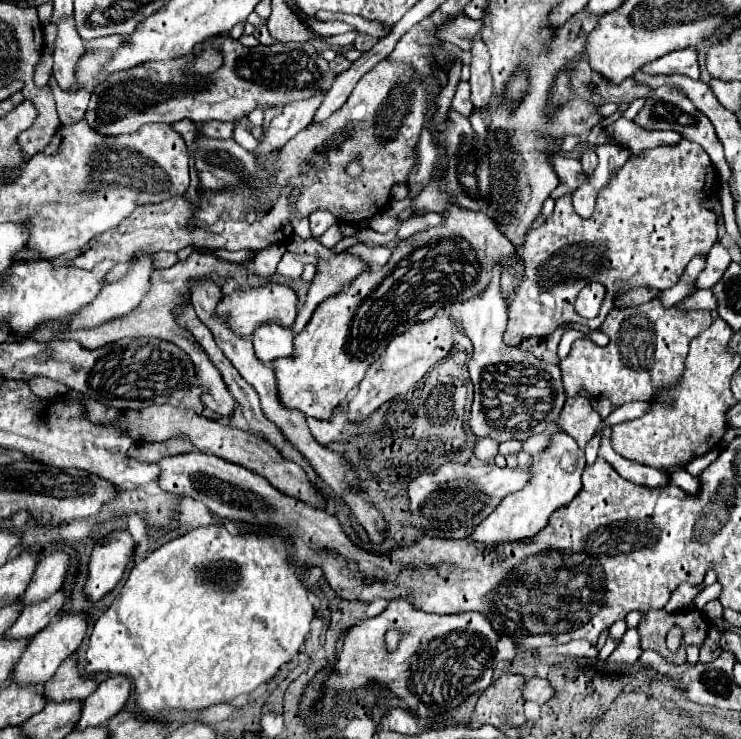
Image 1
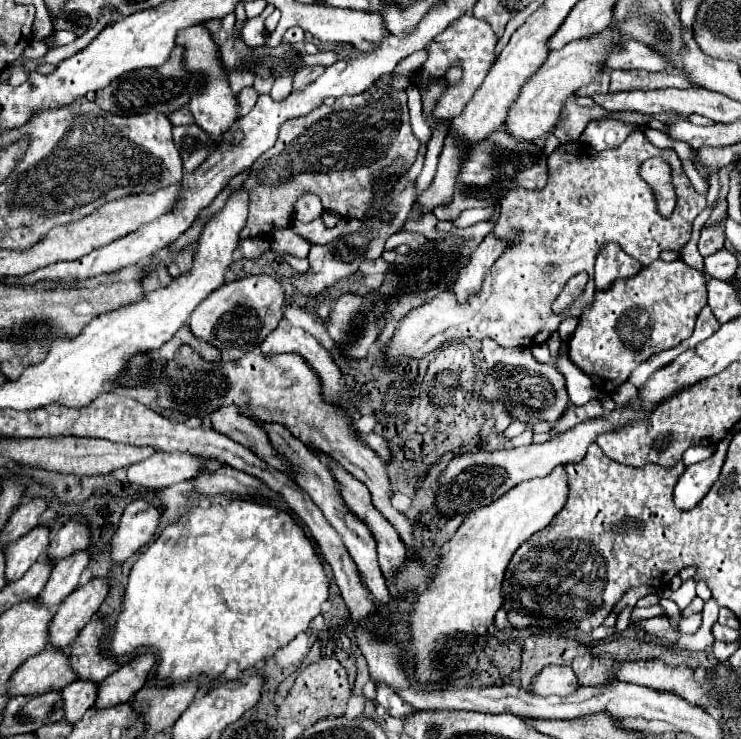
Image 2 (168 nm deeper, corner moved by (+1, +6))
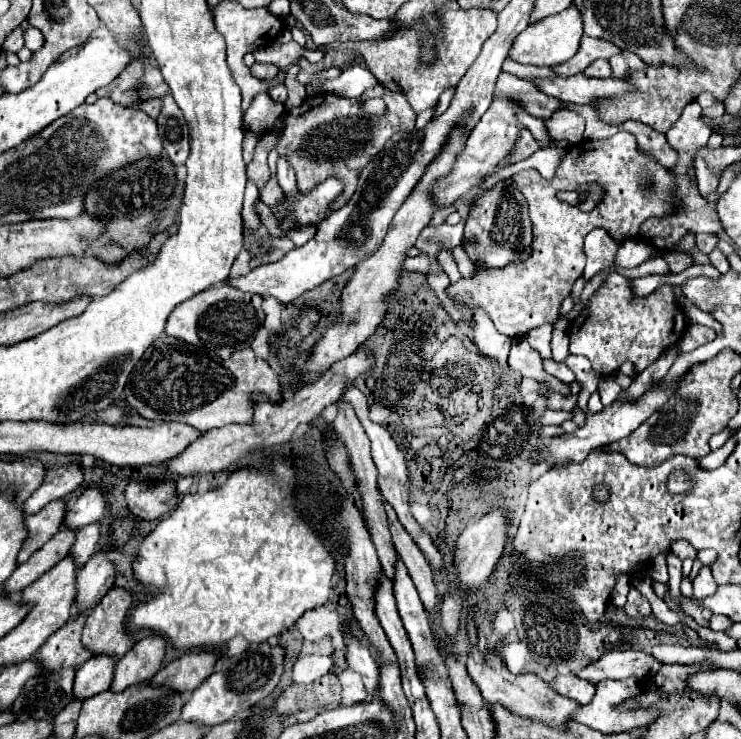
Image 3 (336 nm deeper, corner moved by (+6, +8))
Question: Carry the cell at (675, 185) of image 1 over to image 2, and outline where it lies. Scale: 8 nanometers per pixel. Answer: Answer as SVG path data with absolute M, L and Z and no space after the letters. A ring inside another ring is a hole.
M633 132L613 150L597 152L583 142L561 144L547 158L549 180L543 190L511 188L501 198L495 232L511 242L509 250L487 270L477 294L463 304L453 292L441 292L431 302L415 308L395 330L385 364L397 366L403 358L421 358L437 346L457 338L493 338L499 346L533 348L549 340L563 318L579 316L593 302L593 264L597 250L607 242L617 242L643 266L655 262L661 250L681 252L691 238L695 216L705 208L705 196L697 194L681 170L681 160L673 150L653 146L643 132ZM659 156L673 170L677 206L669 218L657 214L657 202L649 184L639 176L643 160ZM579 272L589 274L589 282L573 306L555 314L551 304L561 294L567 280Z

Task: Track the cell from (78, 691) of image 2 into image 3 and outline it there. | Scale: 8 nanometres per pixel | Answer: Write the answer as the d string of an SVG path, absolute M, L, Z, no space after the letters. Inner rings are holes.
M94 656L86 664L82 664L82 668L76 670L74 678L74 698L86 700L108 690L112 684L114 664L116 660L110 656Z

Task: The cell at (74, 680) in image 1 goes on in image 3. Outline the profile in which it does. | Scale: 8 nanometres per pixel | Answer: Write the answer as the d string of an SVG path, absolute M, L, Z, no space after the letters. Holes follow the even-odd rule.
M112 588L102 598L102 602L86 616L86 624L82 630L84 648L90 648L94 656L104 654L122 658L134 644L124 628L124 618L130 604L130 592L122 588Z

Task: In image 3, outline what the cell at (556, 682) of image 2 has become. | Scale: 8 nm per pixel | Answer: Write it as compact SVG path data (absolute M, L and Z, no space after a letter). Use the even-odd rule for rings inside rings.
M572 672L564 674L564 676L556 676L552 682L552 688L572 700L578 700L580 704L588 704L596 692L596 686L590 684L588 680L580 680L578 676L574 676Z

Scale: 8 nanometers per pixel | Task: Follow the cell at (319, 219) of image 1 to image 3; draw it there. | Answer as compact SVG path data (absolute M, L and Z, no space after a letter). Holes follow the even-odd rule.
M284 158L278 160L278 174L276 174L276 178L278 178L278 184L280 184L280 188L284 190L286 196L298 196L300 194L300 188L296 186L294 170L290 168L290 164Z

